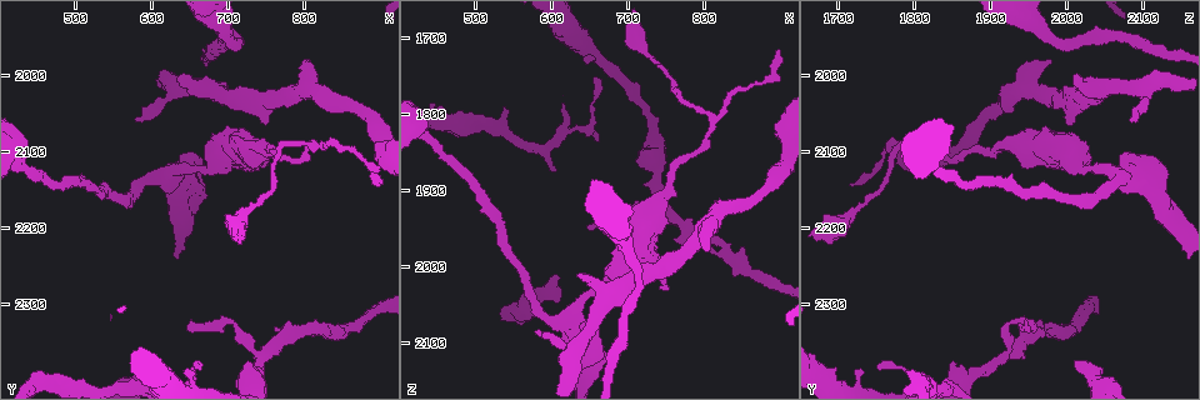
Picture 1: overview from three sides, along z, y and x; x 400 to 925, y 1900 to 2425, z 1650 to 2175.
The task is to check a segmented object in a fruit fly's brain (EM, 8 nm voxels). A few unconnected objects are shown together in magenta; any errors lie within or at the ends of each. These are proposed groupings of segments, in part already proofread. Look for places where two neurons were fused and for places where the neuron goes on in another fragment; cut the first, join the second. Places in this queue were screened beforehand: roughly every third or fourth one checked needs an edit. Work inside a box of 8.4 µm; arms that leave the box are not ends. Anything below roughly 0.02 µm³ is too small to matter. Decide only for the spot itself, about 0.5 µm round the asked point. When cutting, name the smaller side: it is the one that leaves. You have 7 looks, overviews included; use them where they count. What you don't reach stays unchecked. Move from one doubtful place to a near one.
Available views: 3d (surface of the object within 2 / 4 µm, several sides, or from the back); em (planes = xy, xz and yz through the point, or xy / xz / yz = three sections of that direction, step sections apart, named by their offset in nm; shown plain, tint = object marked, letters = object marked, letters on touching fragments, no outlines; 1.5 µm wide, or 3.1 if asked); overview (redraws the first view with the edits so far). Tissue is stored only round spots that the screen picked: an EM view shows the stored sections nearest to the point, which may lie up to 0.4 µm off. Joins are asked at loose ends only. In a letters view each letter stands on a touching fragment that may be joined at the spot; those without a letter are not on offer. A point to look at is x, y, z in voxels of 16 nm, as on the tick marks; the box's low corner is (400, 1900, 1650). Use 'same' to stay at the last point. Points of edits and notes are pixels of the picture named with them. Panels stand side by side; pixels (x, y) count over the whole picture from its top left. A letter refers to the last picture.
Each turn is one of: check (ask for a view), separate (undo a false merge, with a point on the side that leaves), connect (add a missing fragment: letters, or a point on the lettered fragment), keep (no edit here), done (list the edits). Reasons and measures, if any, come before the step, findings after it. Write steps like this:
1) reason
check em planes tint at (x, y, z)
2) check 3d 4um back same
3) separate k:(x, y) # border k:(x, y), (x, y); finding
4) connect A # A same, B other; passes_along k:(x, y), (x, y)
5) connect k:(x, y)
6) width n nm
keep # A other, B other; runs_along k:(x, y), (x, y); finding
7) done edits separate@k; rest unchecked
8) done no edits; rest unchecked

free end
check 3d 4um back at (580, 2055, 2080)

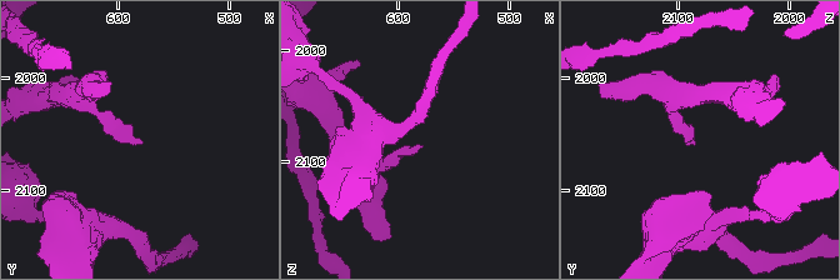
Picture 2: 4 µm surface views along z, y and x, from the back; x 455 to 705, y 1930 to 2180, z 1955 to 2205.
check em xz step 4 tint at (576, 2056, 2082)

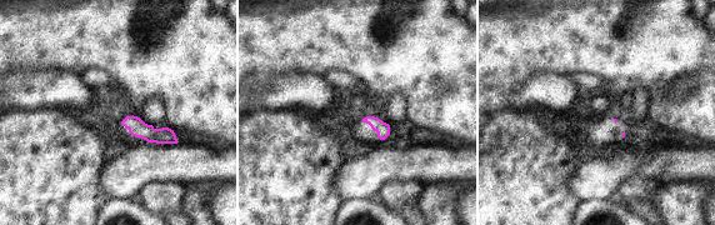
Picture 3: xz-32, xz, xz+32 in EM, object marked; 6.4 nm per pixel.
cut it another way
check em planes letters same

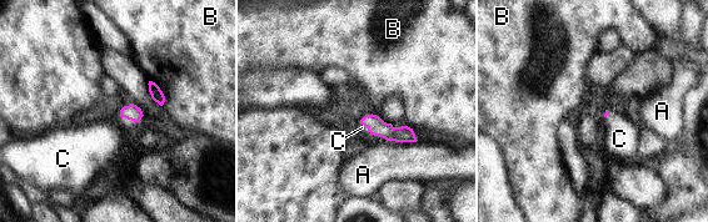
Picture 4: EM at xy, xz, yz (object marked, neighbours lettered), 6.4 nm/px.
connect C # A other, B other, C same; passes_along 4:(133, 112), (129, 119), (100, 141); the neuron continues

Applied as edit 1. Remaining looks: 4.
see it whole again
check overview

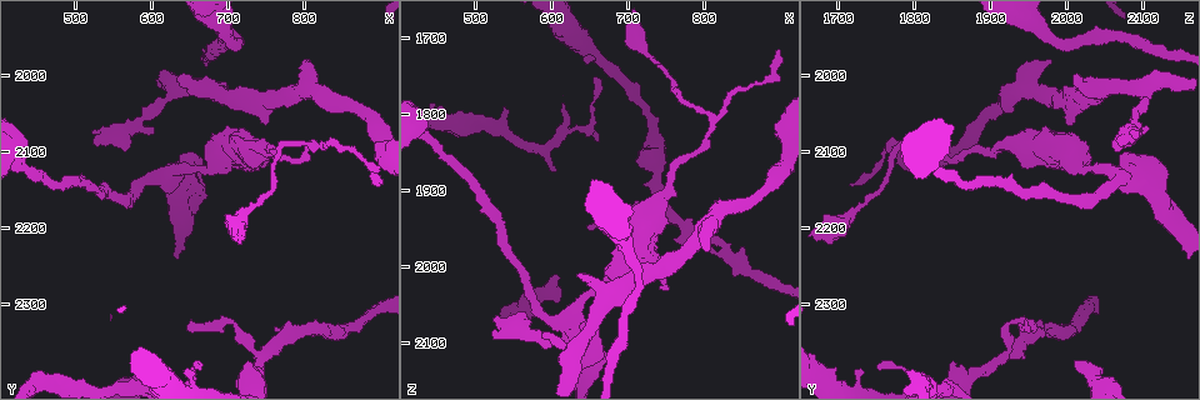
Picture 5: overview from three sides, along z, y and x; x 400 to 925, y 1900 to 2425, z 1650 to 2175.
thick end
check em planes letters at (610, 2375, 2010)

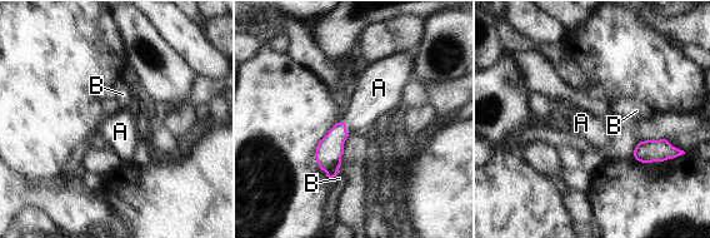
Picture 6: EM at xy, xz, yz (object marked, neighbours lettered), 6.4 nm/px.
connect A # A same, B other; it goes on there

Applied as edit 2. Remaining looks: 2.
done edits connect@4, connect@6; rest unchecked

